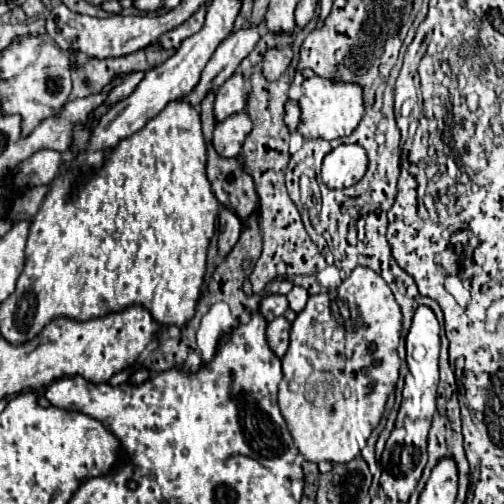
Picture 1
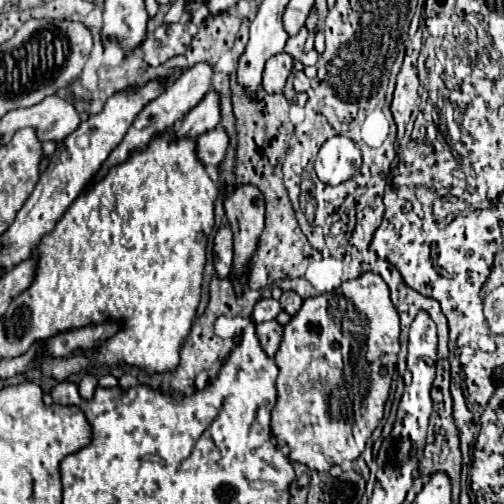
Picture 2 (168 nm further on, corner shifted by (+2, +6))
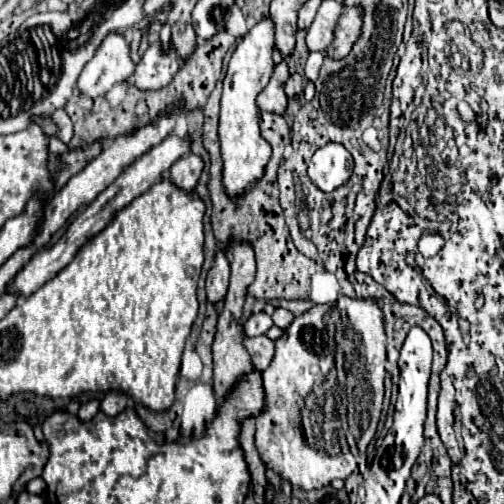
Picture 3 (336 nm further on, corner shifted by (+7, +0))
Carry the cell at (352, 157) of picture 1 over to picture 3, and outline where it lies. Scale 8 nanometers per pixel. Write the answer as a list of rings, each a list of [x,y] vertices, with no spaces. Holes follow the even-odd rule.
[[[335,142],[319,148],[309,162],[309,178],[323,192],[333,192],[341,184],[345,184],[351,172],[353,156],[345,150],[345,146]]]

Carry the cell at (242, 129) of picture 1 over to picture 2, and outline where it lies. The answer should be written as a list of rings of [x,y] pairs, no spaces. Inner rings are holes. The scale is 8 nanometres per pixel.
[[[214,128],[196,140],[196,148],[198,148],[198,160],[202,160],[204,166],[208,164],[218,166],[228,148],[228,134],[222,128]]]

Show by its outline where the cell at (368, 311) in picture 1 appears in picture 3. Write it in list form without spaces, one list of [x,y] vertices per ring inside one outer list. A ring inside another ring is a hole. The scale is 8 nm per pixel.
[[[339,296],[339,300],[333,302],[333,304],[315,304],[305,314],[297,316],[291,322],[291,326],[283,332],[283,336],[279,340],[275,340],[275,358],[271,360],[269,368],[263,372],[263,388],[265,388],[265,394],[267,394],[265,396],[267,410],[257,416],[255,446],[257,446],[257,452],[261,454],[261,460],[265,462],[265,466],[275,468],[275,472],[279,472],[285,480],[289,480],[293,486],[301,486],[303,490],[313,490],[313,488],[327,486],[333,478],[343,478],[345,480],[353,470],[357,470],[359,452],[357,452],[355,446],[351,446],[351,442],[347,438],[347,430],[349,430],[349,426],[367,426],[367,442],[371,442],[371,438],[375,436],[381,406],[383,406],[385,362],[387,362],[387,336],[385,336],[385,324],[383,324],[383,310],[377,306],[377,302],[373,298],[357,300],[357,298],[349,298],[349,296]]]

